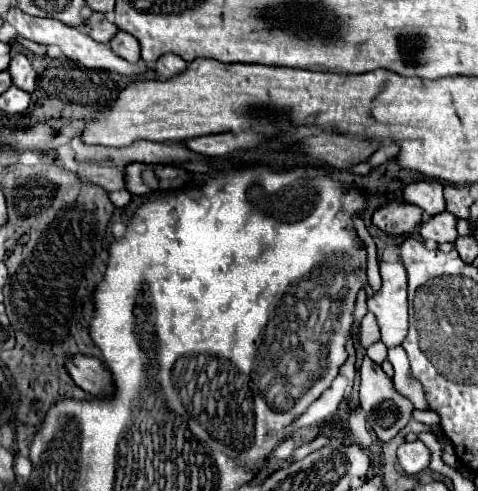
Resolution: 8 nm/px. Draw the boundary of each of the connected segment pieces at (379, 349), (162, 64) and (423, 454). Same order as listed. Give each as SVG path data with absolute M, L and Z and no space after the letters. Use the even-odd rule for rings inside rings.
M379 341L379 343L371 345L371 347L367 349L367 357L369 357L373 363L381 365L381 363L385 361L385 357L387 357L387 351L383 351L383 343Z
M167 53L167 55L159 57L159 61L155 65L155 73L157 73L157 77L167 79L167 77L173 77L175 73L181 73L185 67L187 67L187 63L179 55Z
M417 439L417 441L413 441L413 443L401 443L399 449L397 449L397 459L399 459L399 465L403 467L405 473L415 475L415 473L421 473L423 469L429 467L431 453L429 453L429 449Z

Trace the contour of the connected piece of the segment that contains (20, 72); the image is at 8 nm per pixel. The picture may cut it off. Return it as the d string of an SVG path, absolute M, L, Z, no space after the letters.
M17 53L13 59L11 59L11 65L9 65L9 73L13 77L13 83L27 91L27 93L33 93L35 89L35 81L37 81L37 73L35 69L31 67L29 59L23 55L23 53Z

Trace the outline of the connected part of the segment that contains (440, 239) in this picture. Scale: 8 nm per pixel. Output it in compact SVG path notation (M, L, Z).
M441 213L439 217L429 217L419 225L419 235L435 243L453 243L457 235L457 217L451 213Z

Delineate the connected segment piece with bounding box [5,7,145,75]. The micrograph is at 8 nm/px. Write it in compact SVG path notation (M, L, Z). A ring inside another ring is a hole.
M11 7L5 15L5 21L15 27L15 31L29 39L29 41L35 41L35 43L41 43L41 45L57 45L65 57L85 65L87 69L107 69L107 71L113 71L113 73L119 73L119 75L141 75L145 73L145 65L133 65L129 61L123 61L121 57L117 57L109 45L103 45L103 43L97 43L93 41L91 37L87 37L87 33L81 33L77 27L67 27L65 23L57 21L57 19L41 19L41 17L31 17L27 13L23 13L19 7Z

